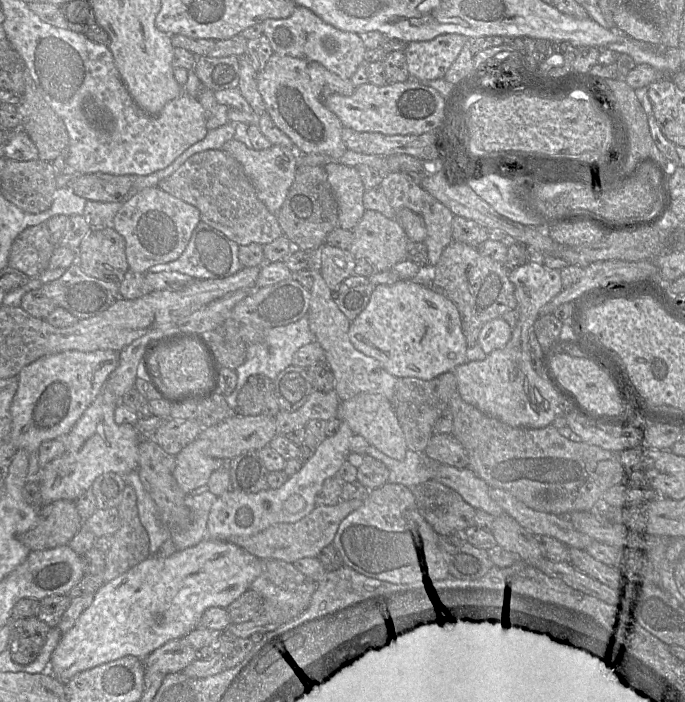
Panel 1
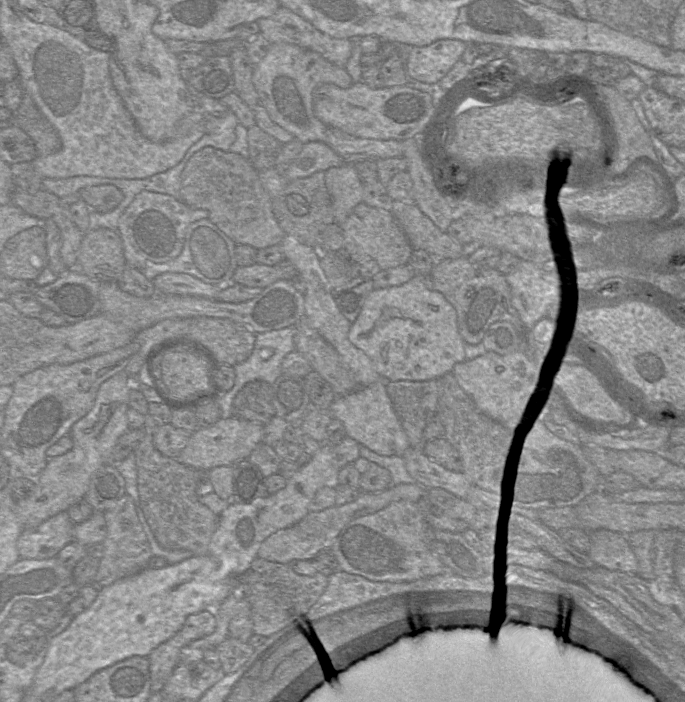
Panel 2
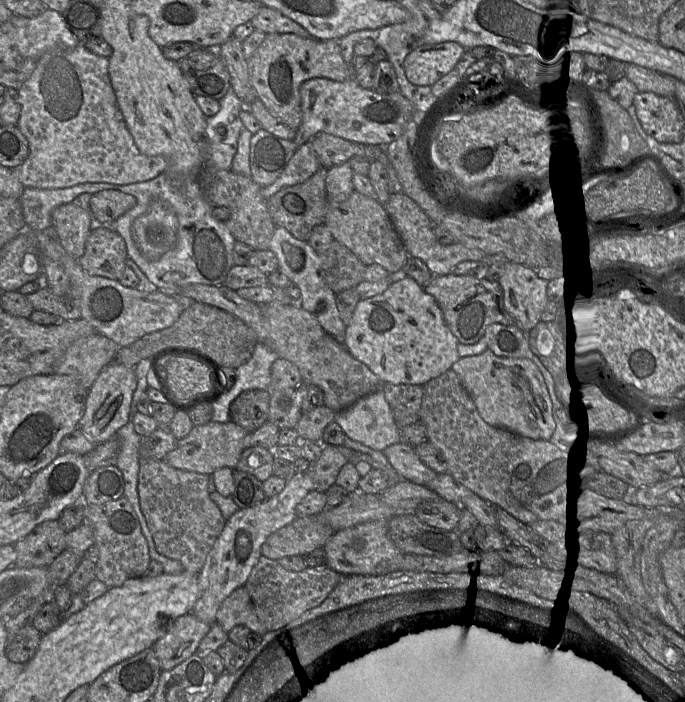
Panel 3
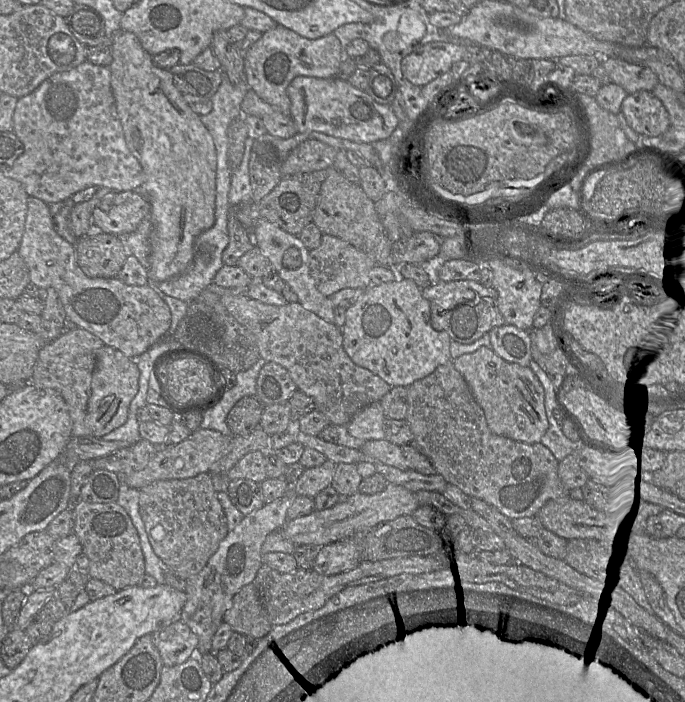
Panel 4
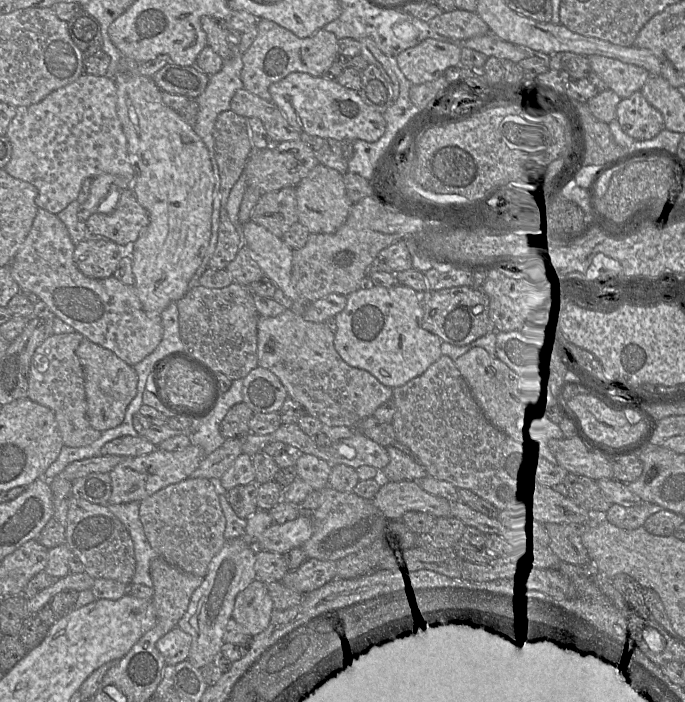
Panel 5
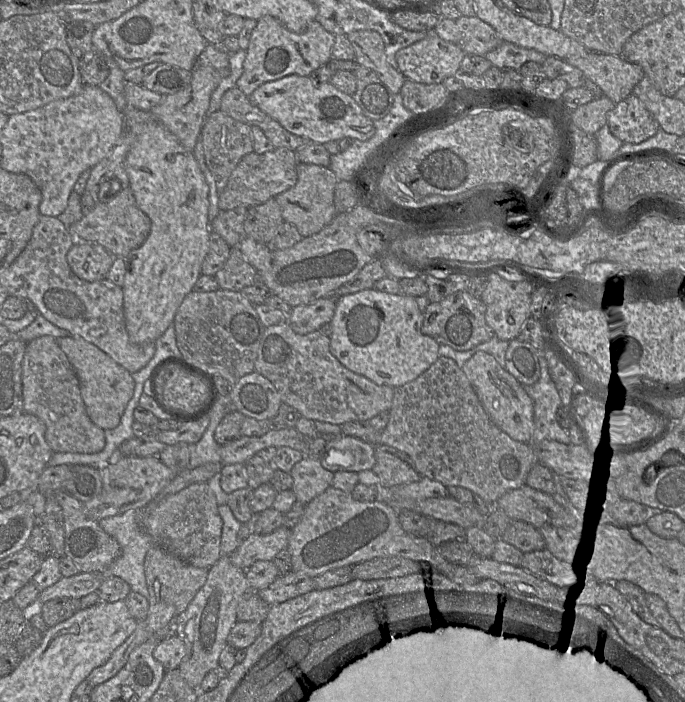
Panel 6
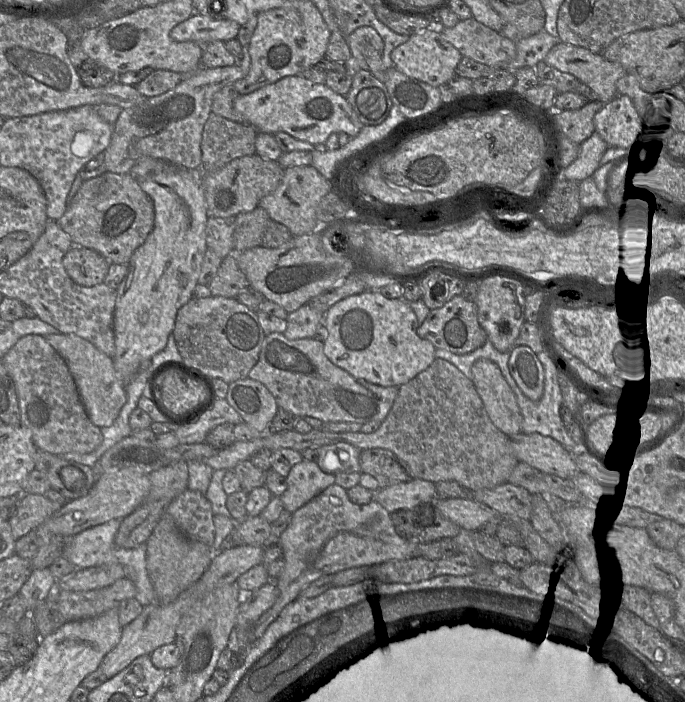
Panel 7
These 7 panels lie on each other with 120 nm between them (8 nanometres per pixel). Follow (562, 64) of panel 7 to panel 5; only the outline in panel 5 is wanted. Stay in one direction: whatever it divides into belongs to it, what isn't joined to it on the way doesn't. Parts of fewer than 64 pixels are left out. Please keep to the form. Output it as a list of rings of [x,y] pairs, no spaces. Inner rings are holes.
[[[592,55],[588,57],[588,61],[591,71],[595,72],[607,88],[621,99],[628,98],[634,92],[641,92],[641,88],[650,76],[642,67],[613,58]]]

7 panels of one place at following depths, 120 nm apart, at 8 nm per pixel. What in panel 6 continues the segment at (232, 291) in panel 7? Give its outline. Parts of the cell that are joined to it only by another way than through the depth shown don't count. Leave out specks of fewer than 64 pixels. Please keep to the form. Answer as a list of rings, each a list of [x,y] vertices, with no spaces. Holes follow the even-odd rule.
[[[240,247],[232,248],[223,268],[215,274],[220,289],[241,291],[259,280],[258,271],[246,261]]]

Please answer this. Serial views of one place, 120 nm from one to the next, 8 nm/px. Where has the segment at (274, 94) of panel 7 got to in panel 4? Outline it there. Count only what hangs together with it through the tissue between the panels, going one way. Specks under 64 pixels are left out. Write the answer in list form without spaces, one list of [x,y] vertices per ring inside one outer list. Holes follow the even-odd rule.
[[[295,77],[287,88],[290,113],[299,133],[321,132],[354,142],[372,143],[388,138],[399,125],[389,104],[380,104],[365,91],[339,78]]]

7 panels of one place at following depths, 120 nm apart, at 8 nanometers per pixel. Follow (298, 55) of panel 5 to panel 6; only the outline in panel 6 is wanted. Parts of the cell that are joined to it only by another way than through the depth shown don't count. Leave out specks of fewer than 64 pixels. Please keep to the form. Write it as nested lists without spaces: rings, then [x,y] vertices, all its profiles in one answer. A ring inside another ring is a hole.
[[[265,15],[259,20],[250,37],[243,65],[243,73],[237,81],[245,95],[250,96],[262,84],[296,74],[310,76],[320,66],[327,64],[332,56],[331,50],[335,35],[326,31],[316,20],[312,21],[305,32],[295,33],[287,29],[279,20]]]

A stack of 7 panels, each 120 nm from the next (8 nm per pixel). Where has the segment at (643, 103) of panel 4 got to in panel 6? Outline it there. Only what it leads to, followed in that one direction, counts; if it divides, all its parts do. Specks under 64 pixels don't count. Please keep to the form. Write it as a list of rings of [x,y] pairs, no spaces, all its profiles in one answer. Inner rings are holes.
[[[633,93],[615,103],[607,113],[606,124],[611,133],[623,143],[640,143],[660,128],[652,114]]]

